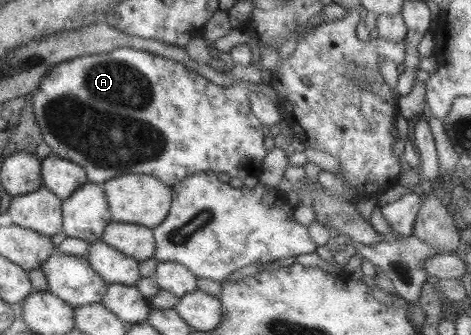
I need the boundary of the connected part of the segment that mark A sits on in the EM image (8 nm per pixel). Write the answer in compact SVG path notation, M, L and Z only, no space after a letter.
M116 48L109 52L79 56L53 65L32 92L32 109L35 122L39 126L39 132L41 132L41 138L43 138L45 144L49 144L52 154L81 166L82 170L86 173L88 182L101 186L108 179L116 178L121 176L121 174L145 174L153 176L160 182L163 182L163 184L172 187L181 182L183 178L201 172L222 172L229 175L229 177L237 177L241 181L247 176L258 177L261 173L261 162L266 154L265 146L263 146L266 128L259 122L256 116L251 114L248 94L253 91L261 91L265 96L268 96L268 99L279 105L280 98L277 96L276 90L271 88L271 86L263 85L262 83L254 84L253 82L237 82L228 87L217 86L203 78L200 74L193 72L187 66L183 66L180 62L149 54L147 51L132 48Z

